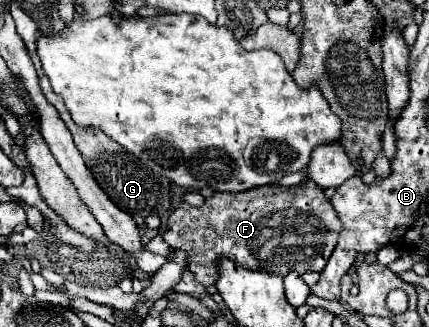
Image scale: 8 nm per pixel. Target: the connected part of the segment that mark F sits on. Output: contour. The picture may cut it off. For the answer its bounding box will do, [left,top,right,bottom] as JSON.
[162,181,342,287]

